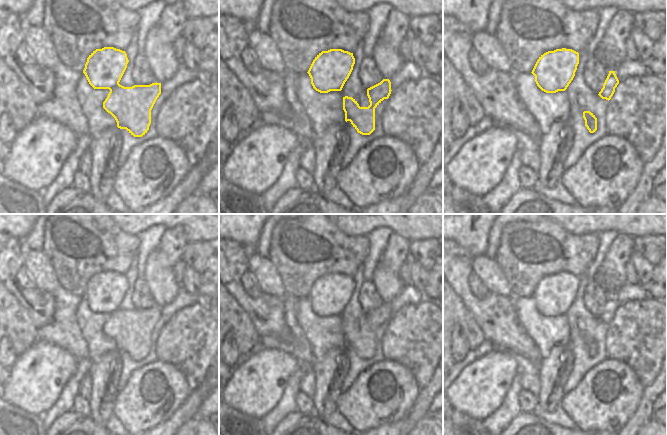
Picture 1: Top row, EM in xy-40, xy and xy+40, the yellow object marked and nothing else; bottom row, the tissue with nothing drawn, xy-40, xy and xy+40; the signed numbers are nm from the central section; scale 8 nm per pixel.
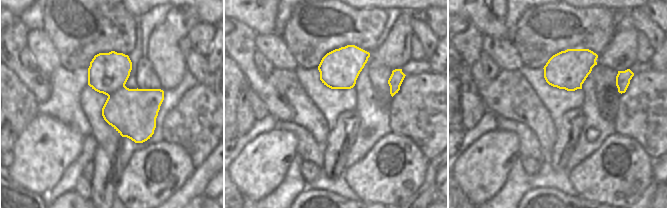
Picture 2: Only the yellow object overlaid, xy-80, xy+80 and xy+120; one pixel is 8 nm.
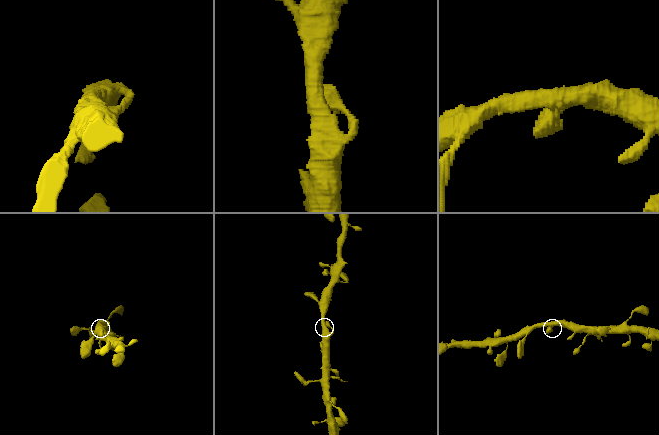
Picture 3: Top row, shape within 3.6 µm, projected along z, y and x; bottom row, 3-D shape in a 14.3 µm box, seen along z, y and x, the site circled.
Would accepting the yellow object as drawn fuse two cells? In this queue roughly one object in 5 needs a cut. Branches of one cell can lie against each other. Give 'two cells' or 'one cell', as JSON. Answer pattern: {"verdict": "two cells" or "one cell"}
{"verdict": "one cell"}

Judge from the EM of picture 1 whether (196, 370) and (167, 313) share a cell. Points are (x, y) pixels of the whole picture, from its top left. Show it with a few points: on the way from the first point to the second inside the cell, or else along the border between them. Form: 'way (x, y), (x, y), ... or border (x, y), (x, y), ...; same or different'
border (189, 306), (173, 314), (158, 339); different

